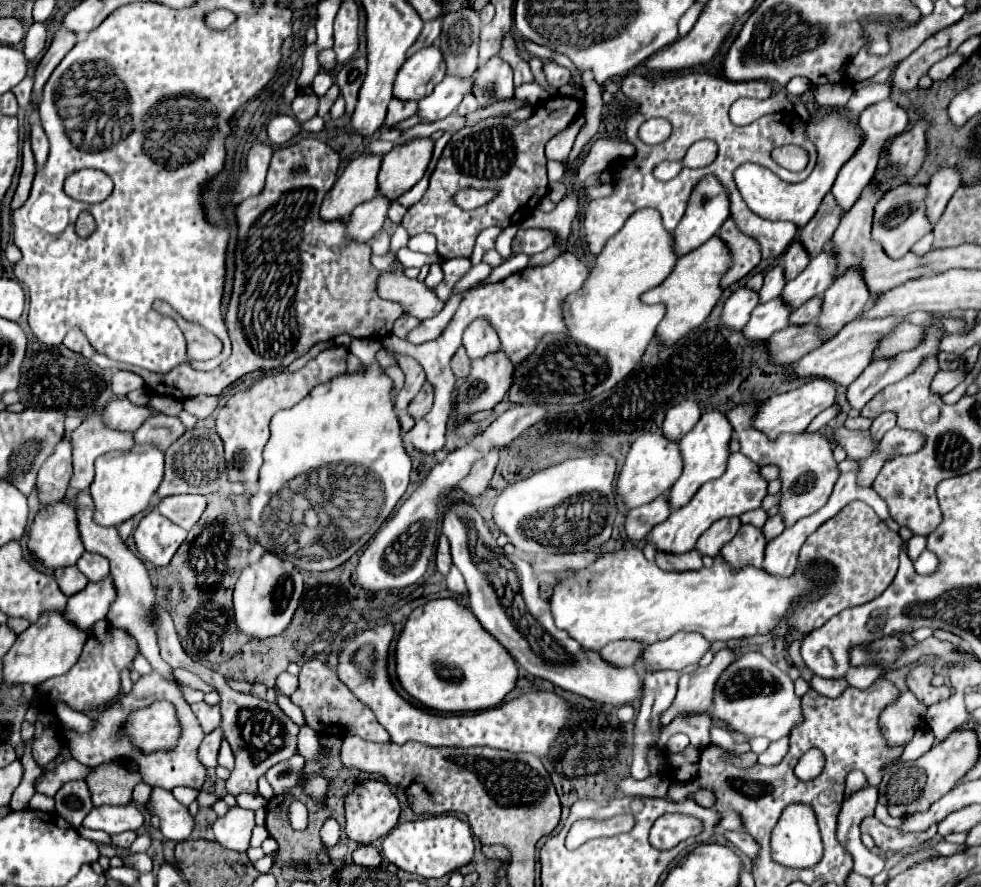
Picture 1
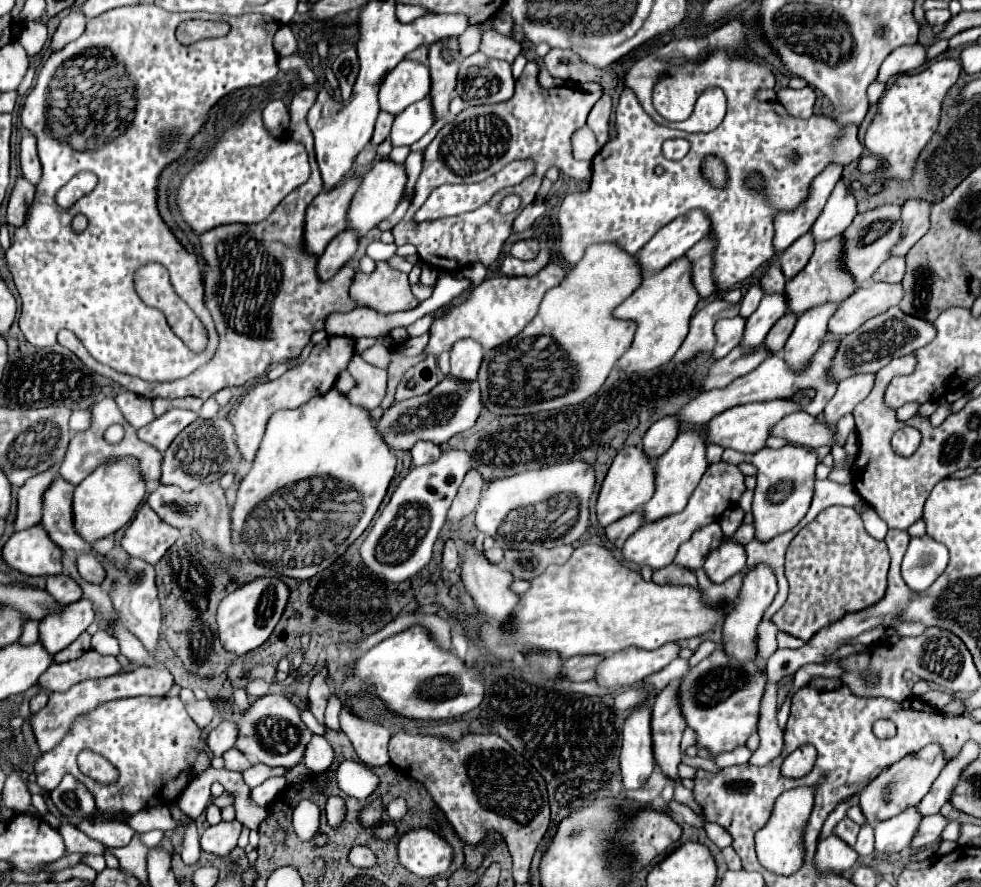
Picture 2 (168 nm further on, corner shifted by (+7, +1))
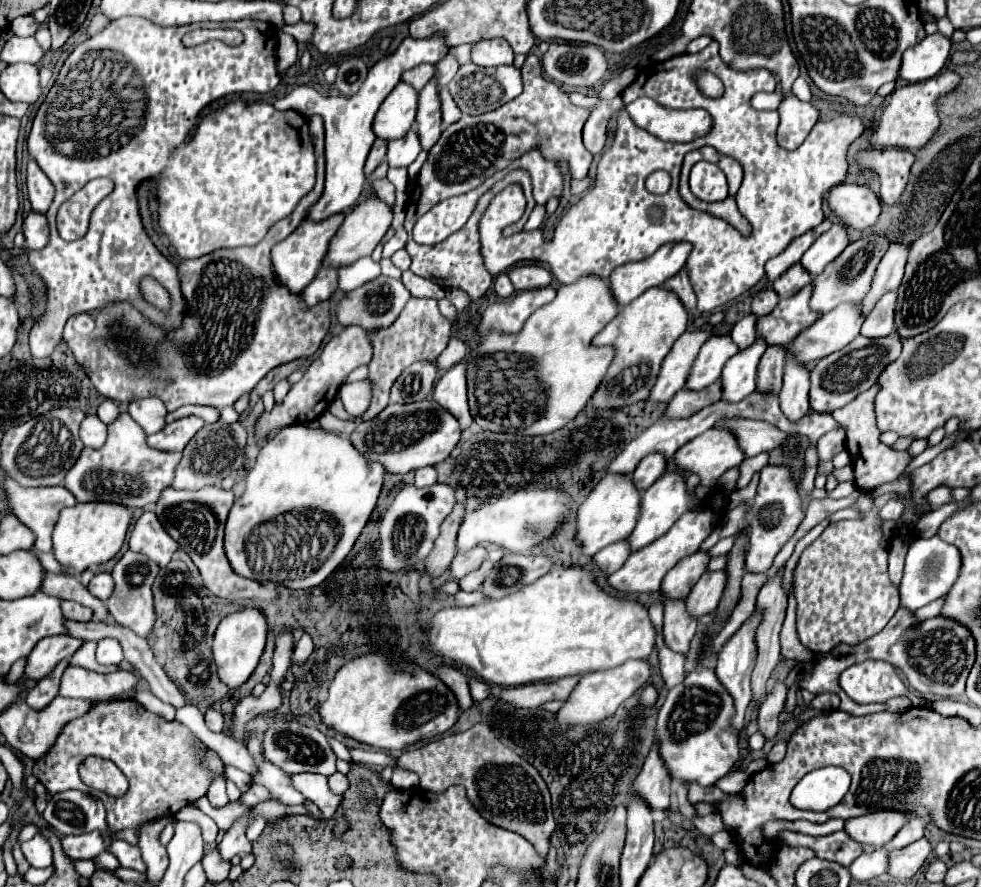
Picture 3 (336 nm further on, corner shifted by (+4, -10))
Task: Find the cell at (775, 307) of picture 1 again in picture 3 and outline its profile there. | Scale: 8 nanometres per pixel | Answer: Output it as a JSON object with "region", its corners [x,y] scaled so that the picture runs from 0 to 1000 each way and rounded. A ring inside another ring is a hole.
{"region":[[[744,377],[738,379],[726,379],[716,392],[714,399],[705,413],[705,419],[701,424],[699,437],[703,440],[716,440],[730,431],[734,426],[734,419],[738,410],[752,397],[750,386]]]}

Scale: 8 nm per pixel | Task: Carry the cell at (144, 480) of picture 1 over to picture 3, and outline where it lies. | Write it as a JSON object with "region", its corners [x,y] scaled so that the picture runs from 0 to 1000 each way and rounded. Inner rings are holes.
{"region":[[[82,566],[73,573],[65,573],[61,577],[59,591],[53,602],[57,631],[71,647],[82,647],[92,638],[110,634],[124,618],[133,586],[135,586],[135,575],[122,568],[110,568],[110,566],[86,566],[84,568]]]}

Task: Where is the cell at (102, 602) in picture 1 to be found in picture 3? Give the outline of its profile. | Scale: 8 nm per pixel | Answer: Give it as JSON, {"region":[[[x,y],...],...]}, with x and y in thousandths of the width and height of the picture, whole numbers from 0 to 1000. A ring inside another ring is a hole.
{"region":[[[69,715],[51,717],[51,719],[41,722],[41,726],[37,726],[37,731],[29,740],[24,762],[31,767],[41,767],[41,764],[49,762],[61,744],[71,742],[82,728],[84,728],[84,722],[73,719]]]}

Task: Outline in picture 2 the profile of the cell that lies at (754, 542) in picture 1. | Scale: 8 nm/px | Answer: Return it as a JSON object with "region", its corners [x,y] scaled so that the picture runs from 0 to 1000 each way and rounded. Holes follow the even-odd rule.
{"region":[[[739,610],[721,628],[717,644],[727,657],[739,657],[743,651],[747,651],[759,639],[759,630],[761,626],[757,614]]]}

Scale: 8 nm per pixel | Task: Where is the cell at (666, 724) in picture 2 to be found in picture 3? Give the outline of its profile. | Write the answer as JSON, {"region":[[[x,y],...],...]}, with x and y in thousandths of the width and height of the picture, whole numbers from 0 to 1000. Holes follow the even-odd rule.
{"region":[[[665,839],[659,859],[644,884],[644,891],[652,895],[665,911],[683,913],[685,875],[677,870],[677,861],[673,861],[673,848],[669,848],[669,839]]]}

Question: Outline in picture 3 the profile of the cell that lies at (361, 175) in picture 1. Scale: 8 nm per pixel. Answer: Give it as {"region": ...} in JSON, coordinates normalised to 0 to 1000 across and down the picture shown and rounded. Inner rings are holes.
{"region":[[[340,241],[328,250],[318,250],[312,246],[296,266],[294,271],[287,271],[277,280],[277,295],[279,295],[279,307],[285,313],[285,318],[296,327],[296,329],[308,329],[318,313],[322,311],[324,302],[330,295],[330,289],[336,280],[336,271],[351,250],[351,241]]]}

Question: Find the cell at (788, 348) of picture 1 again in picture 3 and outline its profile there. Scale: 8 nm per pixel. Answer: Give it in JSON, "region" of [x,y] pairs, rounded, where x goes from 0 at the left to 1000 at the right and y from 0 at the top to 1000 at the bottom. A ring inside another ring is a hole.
{"region":[[[730,428],[730,433],[724,433],[722,437],[718,437],[714,442],[701,442],[701,437],[695,437],[683,451],[677,471],[701,471],[707,464],[712,464],[732,451],[734,451],[734,428]]]}

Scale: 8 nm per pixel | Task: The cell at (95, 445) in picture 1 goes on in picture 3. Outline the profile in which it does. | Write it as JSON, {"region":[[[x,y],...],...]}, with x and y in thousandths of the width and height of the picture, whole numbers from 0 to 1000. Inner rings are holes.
{"region":[[[124,464],[124,467],[116,474],[116,476],[112,476],[112,478],[110,478],[110,496],[108,496],[108,501],[106,501],[104,505],[86,505],[86,507],[82,510],[82,514],[80,514],[77,523],[71,528],[69,537],[65,539],[65,550],[69,550],[69,552],[77,559],[77,564],[80,564],[80,566],[120,566],[120,568],[126,568],[126,570],[130,570],[130,573],[139,575],[139,573],[147,573],[147,570],[151,570],[151,568],[157,568],[157,566],[161,564],[163,555],[175,546],[177,528],[179,528],[179,523],[181,523],[181,521],[183,521],[183,510],[163,510],[163,507],[151,505],[151,503],[149,503],[149,489],[147,489],[147,485],[145,485],[145,483],[143,483],[143,480],[141,480],[141,478],[139,478],[133,469],[130,469],[130,464]],[[122,534],[128,539],[128,552],[118,552],[118,539],[120,539]]]}

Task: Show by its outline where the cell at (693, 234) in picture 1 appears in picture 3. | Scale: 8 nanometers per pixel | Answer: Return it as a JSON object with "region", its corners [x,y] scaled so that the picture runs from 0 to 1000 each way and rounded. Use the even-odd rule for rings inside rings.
{"region":[[[685,273],[685,275],[673,277],[665,289],[661,289],[661,291],[656,291],[652,295],[642,295],[642,298],[630,300],[622,309],[622,313],[620,313],[626,336],[630,338],[632,345],[638,345],[646,336],[650,336],[652,331],[656,331],[661,325],[675,322],[681,313],[685,313],[699,298],[699,291],[703,289],[703,284],[705,284],[705,275],[701,275],[701,273]]]}

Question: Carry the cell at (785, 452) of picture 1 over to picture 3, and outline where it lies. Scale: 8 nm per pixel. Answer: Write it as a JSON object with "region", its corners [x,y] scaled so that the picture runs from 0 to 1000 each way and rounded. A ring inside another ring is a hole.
{"region":[[[803,525],[777,528],[773,557],[765,573],[762,586],[765,586],[765,618],[760,622],[760,643],[781,645],[787,638],[789,627],[809,604],[811,595],[820,586],[820,561],[815,559],[815,550],[807,541],[807,530]]]}

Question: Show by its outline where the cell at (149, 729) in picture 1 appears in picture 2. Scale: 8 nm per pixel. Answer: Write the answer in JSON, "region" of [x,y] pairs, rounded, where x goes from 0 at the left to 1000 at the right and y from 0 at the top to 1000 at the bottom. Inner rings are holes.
{"region":[[[127,786],[103,793],[93,804],[76,808],[70,826],[62,833],[62,840],[40,851],[36,858],[38,883],[44,890],[54,892],[70,871],[89,885],[103,917],[127,928],[129,921],[144,912],[172,908],[182,901],[195,883],[197,862],[203,849],[209,849],[213,856],[217,853],[211,840],[205,844],[205,829],[207,822],[191,806],[182,786]],[[87,842],[105,851],[119,865],[119,883],[103,885],[81,869],[76,856]]]}

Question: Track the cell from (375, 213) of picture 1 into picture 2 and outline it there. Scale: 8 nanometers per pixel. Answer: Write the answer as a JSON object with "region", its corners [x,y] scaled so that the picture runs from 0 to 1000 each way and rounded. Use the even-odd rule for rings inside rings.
{"region":[[[352,258],[350,263],[346,263],[331,281],[329,290],[323,292],[323,312],[327,317],[337,315],[364,283],[366,276],[366,267],[364,263],[360,263],[358,258]]]}

